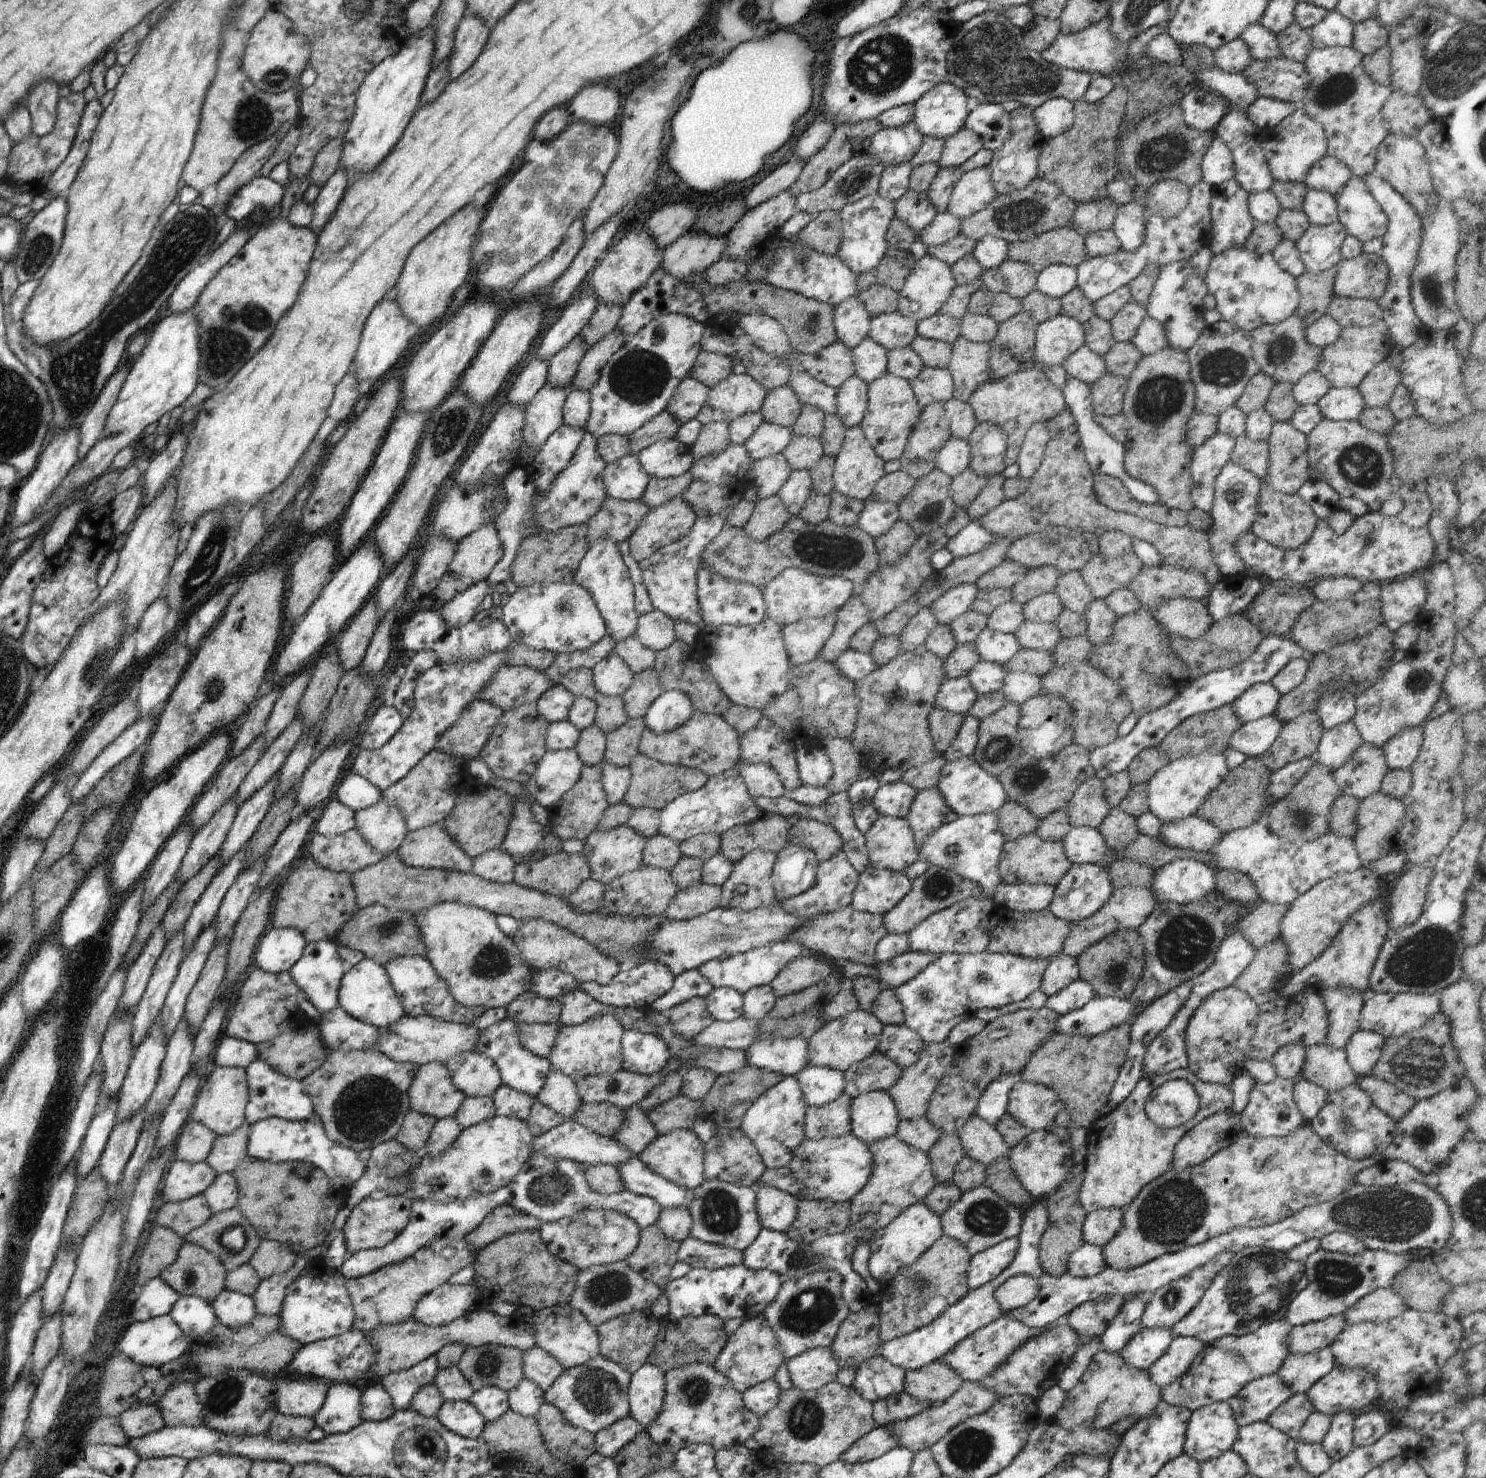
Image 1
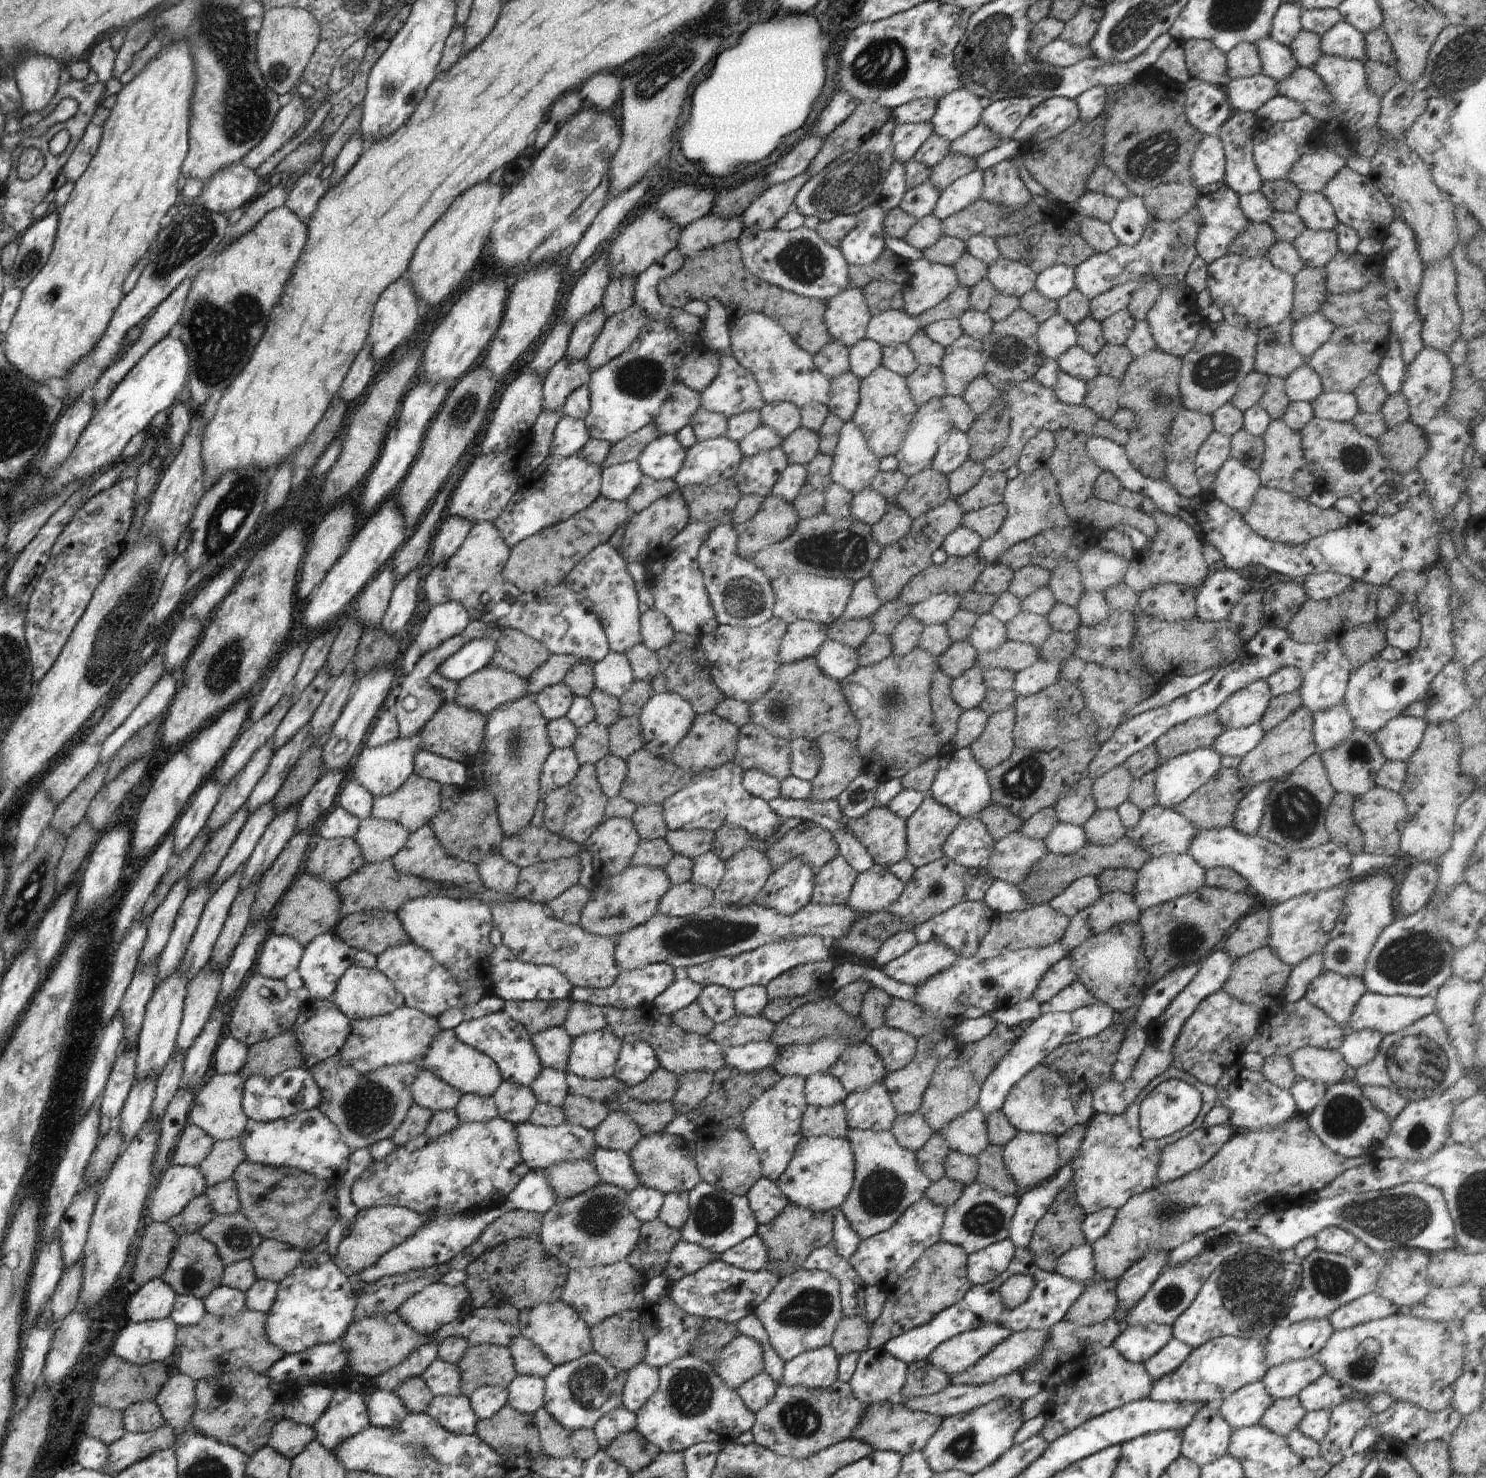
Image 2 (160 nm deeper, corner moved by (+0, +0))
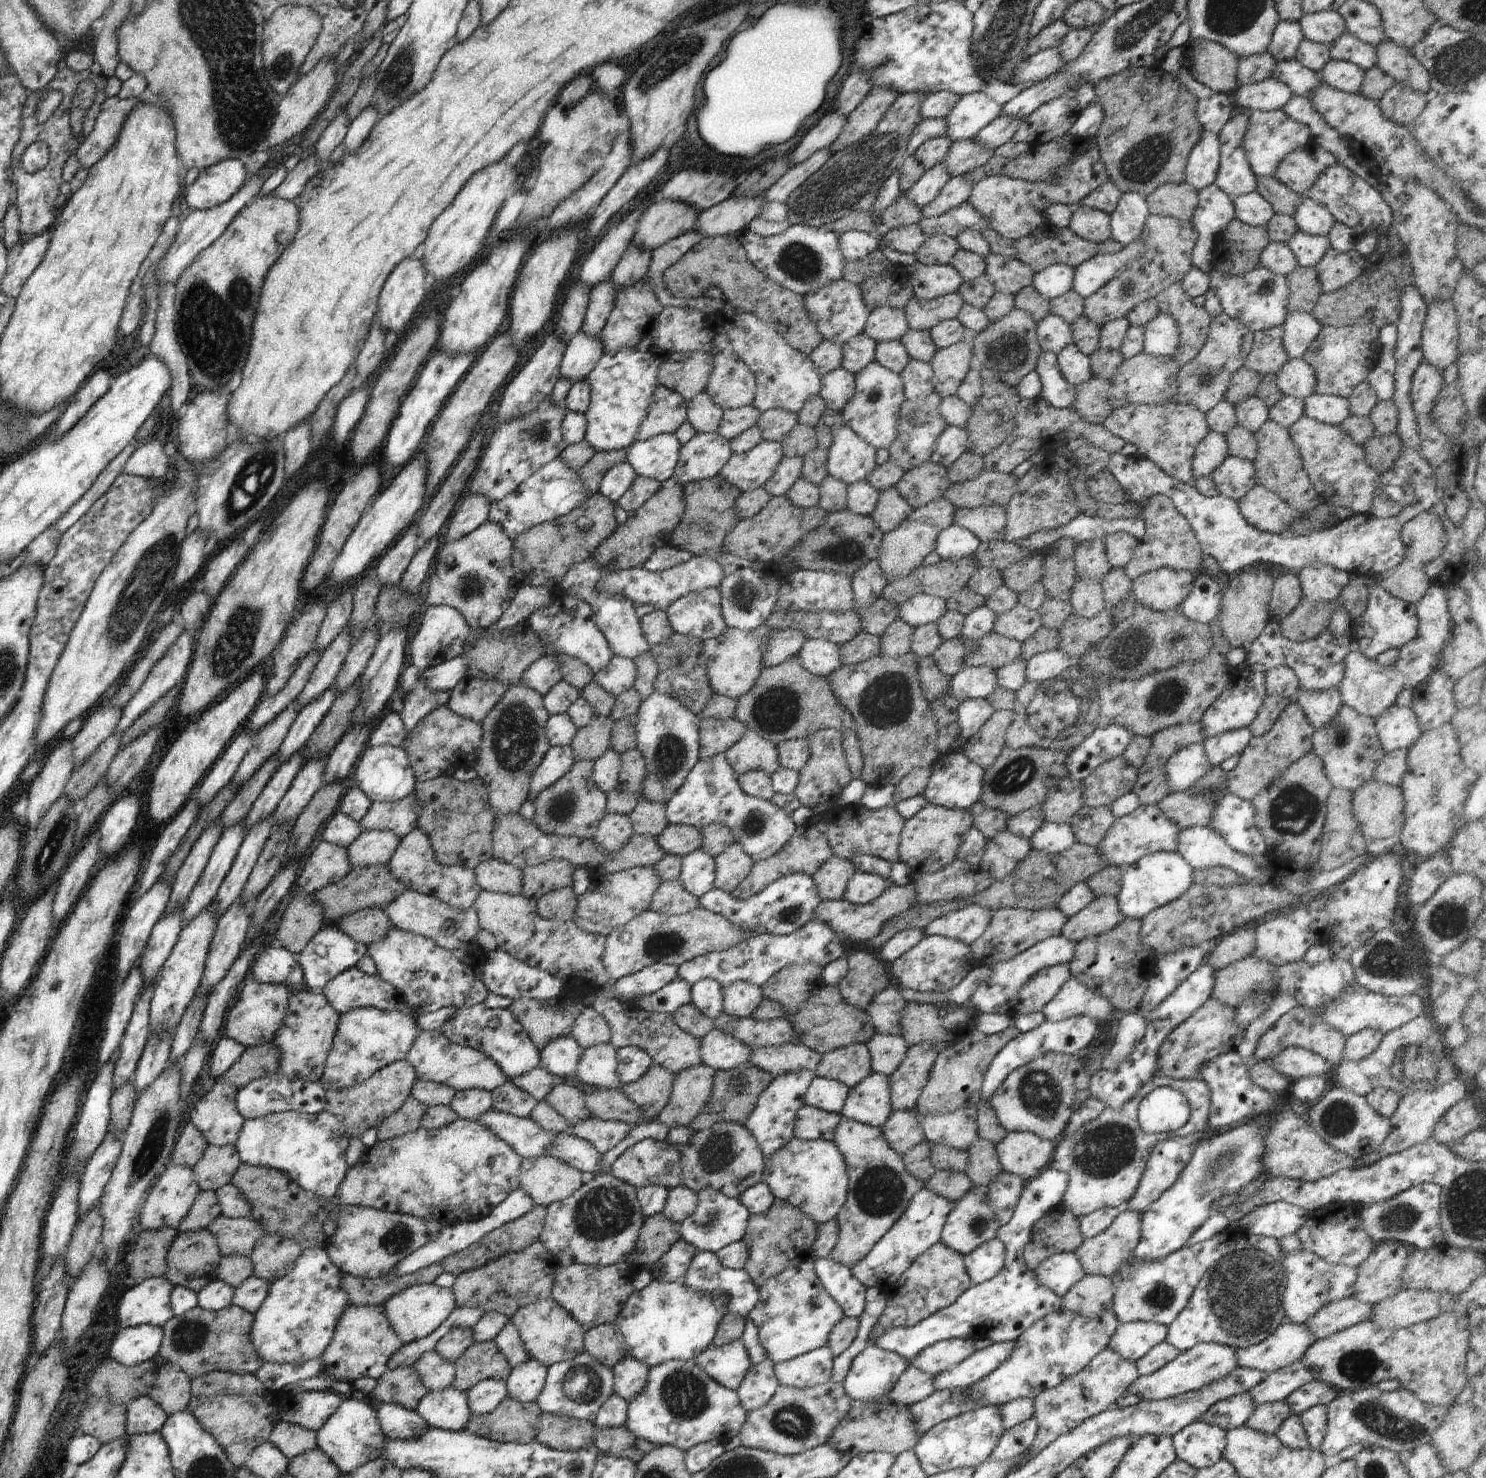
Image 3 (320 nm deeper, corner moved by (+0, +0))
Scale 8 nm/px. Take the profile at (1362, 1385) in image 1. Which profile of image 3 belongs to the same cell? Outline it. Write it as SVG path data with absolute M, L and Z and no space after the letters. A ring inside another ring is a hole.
M1314 1380L1295 1390L1285 1401L1292 1413L1300 1415L1305 1410L1316 1405L1324 1405L1326 1407L1339 1394L1340 1391L1333 1386Z

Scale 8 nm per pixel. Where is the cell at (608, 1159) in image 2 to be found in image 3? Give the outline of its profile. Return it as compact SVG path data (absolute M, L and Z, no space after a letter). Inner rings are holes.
M569 1132L557 1133L553 1143L542 1156L561 1160L576 1170L588 1173L598 1172L598 1162L602 1157L590 1141L586 1142Z

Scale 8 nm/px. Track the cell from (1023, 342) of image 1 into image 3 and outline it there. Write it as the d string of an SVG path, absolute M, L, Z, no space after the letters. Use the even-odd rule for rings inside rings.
M1012 309L1004 318L990 323L973 339L973 358L986 367L1008 386L1018 387L1026 374L1035 370L1039 354L1042 353L1037 336L1038 323L1022 309Z

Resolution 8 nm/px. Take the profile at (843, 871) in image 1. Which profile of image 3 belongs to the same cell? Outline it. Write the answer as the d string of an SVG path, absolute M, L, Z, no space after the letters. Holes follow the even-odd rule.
M833 854L812 876L821 900L842 899L846 885L855 872L855 866L851 860Z

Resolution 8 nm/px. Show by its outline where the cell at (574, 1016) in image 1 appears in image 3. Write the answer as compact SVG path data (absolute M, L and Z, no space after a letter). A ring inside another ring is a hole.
M585 1006L572 1027L572 1037L583 1048L611 1042L606 1019L590 1006Z

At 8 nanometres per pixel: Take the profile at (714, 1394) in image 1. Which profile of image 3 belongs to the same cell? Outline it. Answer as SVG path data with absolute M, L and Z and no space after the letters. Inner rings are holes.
M671 1360L649 1367L647 1383L642 1393L627 1402L625 1425L636 1439L653 1442L657 1447L672 1445L686 1452L706 1441L718 1441L723 1445L738 1436L748 1412L742 1408L736 1391L727 1389L709 1377L694 1361Z

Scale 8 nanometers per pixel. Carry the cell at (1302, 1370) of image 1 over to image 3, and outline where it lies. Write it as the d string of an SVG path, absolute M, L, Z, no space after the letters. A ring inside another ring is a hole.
M1298 1361L1273 1371L1266 1380L1251 1388L1249 1393L1257 1405L1285 1401L1295 1390L1314 1380L1313 1374Z

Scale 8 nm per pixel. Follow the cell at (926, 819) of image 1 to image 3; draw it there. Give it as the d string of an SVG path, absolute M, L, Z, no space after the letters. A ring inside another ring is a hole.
M928 804L905 821L899 838L898 862L908 865L914 873L938 872L956 860L959 846L972 827L973 818L969 810Z

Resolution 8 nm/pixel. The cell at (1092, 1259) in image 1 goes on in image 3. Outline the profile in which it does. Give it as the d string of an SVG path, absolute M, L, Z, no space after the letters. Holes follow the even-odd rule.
M1058 1253L1046 1258L1034 1270L1042 1286L1062 1298L1085 1274L1076 1253Z

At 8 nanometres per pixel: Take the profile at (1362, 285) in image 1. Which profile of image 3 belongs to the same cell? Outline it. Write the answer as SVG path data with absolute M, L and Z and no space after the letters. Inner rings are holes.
M1330 247L1314 266L1318 273L1323 292L1331 293L1348 286L1360 276L1366 260L1356 249L1341 253Z

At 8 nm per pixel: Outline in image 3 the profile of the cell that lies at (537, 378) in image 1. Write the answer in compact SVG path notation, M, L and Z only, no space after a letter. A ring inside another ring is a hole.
M576 281L566 294L554 334L566 341L567 344L584 324L590 293L591 286L582 281Z

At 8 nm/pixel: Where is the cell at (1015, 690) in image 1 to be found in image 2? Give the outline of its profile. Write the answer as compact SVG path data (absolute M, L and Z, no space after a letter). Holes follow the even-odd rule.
M1038 659L1032 666L1015 674L1012 690L1018 697L1036 694L1060 679L1062 666L1063 662L1059 660Z

